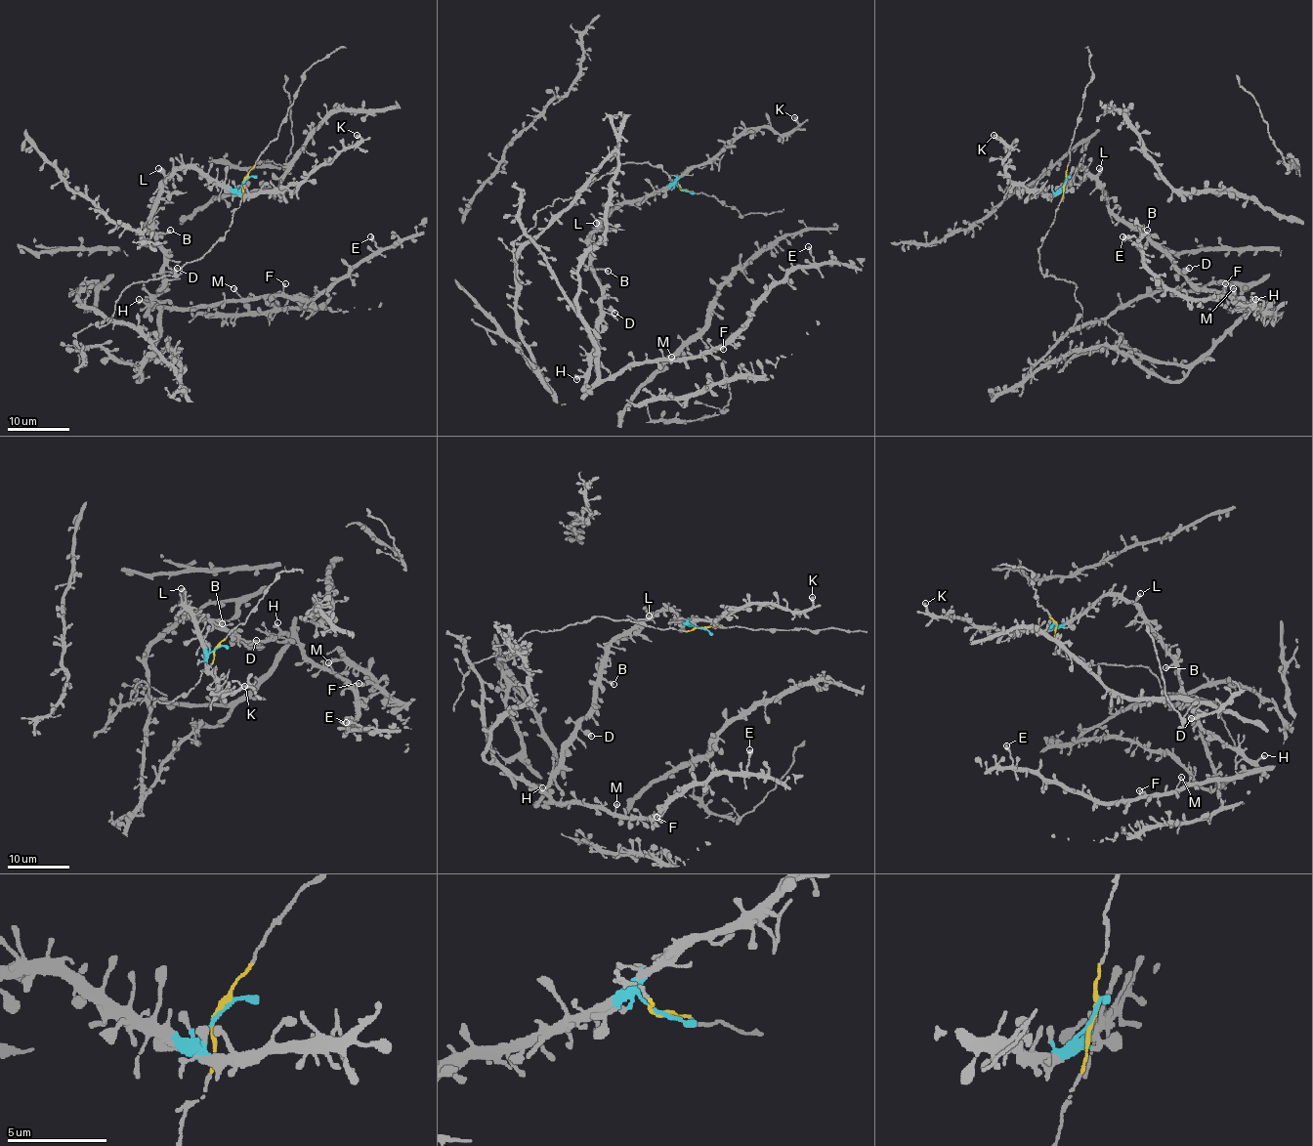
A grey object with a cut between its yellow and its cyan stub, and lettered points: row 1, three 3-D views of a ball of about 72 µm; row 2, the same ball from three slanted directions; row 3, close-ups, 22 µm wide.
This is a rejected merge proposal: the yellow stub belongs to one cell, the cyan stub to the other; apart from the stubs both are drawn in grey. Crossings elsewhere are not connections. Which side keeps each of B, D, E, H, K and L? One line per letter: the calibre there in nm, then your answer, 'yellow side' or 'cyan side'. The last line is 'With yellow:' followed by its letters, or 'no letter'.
B: 300 nm | cyan side
D: 460 nm | cyan side
E: 440 nm | yellow side
H: 460 nm | cyan side
K: 380 nm | cyan side
L: 480 nm | cyan side
With yellow: E

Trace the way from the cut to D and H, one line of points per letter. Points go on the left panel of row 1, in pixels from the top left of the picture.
D: (243, 181), (228, 189), (180, 168), (163, 182), (152, 234), (163, 268), (177, 268)
H: (243, 181), (228, 189), (180, 168), (163, 182), (152, 234), (164, 255), (164, 283), (152, 300), (138, 299)

